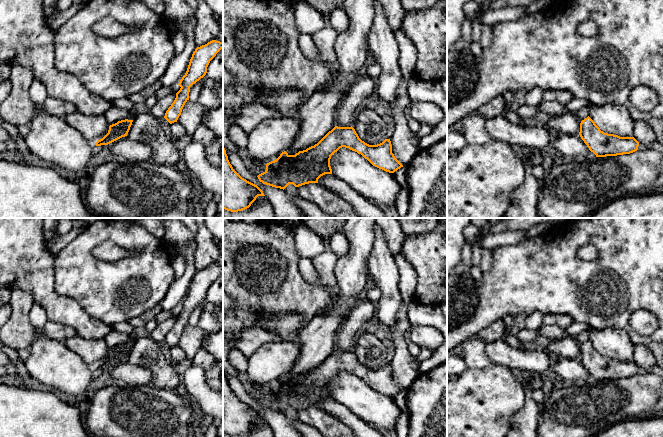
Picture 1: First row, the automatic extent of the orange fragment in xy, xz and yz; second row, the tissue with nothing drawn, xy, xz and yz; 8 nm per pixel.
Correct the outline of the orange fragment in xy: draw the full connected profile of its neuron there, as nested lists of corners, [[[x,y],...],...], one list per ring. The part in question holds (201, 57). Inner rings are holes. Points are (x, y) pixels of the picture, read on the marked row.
[[[212,40],[195,49],[187,71],[178,84],[181,88],[164,116],[170,124],[177,122],[185,103],[189,100],[190,87],[206,75],[210,61],[222,48],[223,42]]]

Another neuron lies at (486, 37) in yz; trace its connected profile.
[[[484,24],[481,25],[481,36],[479,42],[482,48],[486,48],[490,45],[493,39],[493,28],[491,25]]]

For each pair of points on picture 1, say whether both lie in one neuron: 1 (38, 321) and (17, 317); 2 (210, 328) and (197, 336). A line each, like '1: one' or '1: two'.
1: two
2: two

